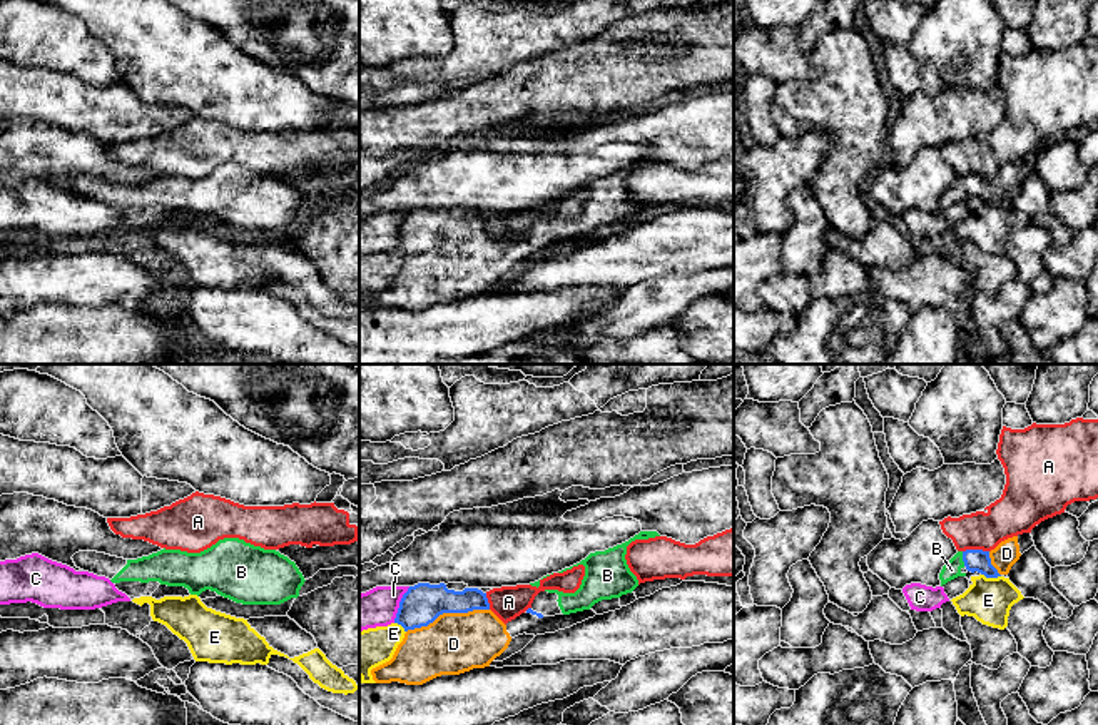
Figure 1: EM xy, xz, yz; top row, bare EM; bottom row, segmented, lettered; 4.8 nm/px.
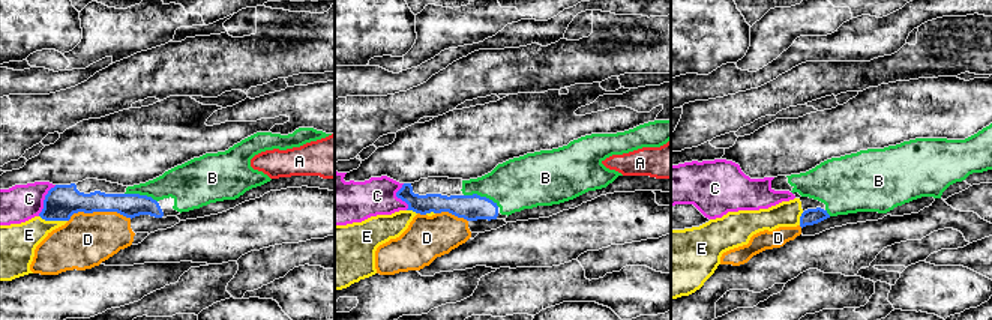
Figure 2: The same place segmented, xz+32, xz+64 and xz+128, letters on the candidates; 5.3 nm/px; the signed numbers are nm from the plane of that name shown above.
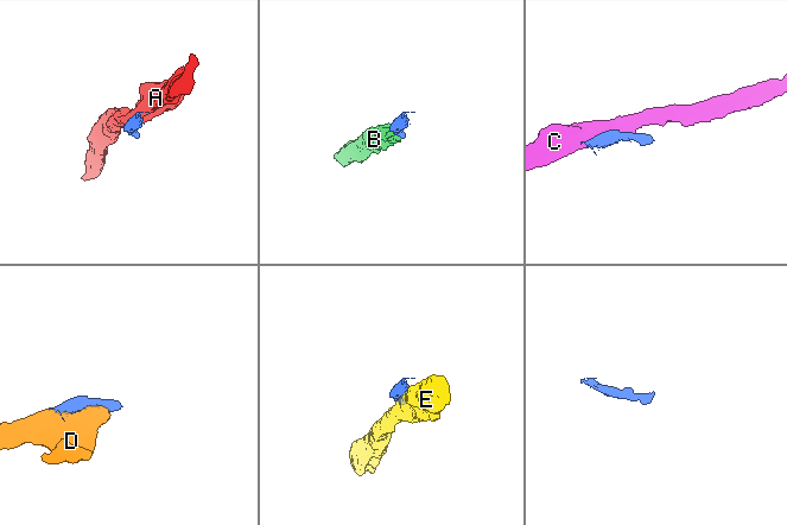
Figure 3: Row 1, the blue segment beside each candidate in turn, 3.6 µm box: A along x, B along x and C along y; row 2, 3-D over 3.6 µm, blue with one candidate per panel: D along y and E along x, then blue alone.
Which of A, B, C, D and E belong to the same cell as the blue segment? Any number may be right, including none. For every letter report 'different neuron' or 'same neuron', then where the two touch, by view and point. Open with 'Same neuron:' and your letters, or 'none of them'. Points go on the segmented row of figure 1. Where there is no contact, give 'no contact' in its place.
Same neuron: B, D
A: different neuron; meets blue in yz at (975, 550)
B: same neuron; meets blue in yz at (963, 558)
C: different neuron; meets blue in xz at (400, 605)
D: same neuron; meets blue in xz at (447, 612)
E: different neuron; meets blue in yz at (991, 577)

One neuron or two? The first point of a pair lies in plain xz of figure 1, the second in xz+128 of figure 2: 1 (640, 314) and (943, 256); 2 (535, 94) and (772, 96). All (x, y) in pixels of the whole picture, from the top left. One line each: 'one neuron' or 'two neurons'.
1: one neuron
2: one neuron

